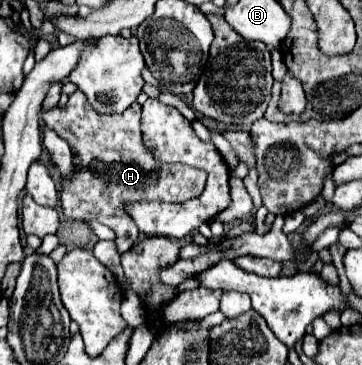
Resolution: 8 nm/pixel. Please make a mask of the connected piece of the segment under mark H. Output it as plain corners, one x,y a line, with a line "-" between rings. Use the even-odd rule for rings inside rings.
76,90
64,108
54,106
52,110
44,110
40,118
46,126
50,126
56,134
60,134
68,144
76,150
82,168
72,174
70,180
62,182
62,212
68,218
78,220
98,220
116,232
118,252
124,254
136,242
138,230
132,218
124,214
124,200
148,198
160,202
186,202
202,194
206,184
206,172
172,164
164,166
156,162
152,154
148,154
142,134
140,134
140,104
134,102
122,114
98,114
86,100
86,96

